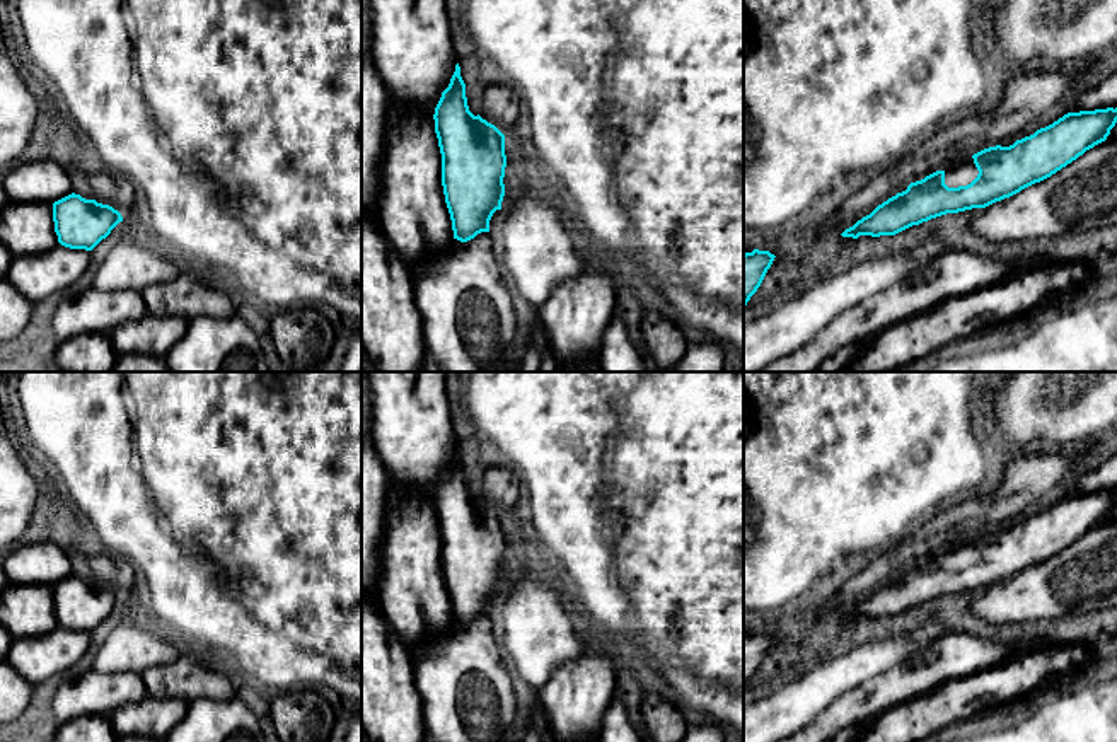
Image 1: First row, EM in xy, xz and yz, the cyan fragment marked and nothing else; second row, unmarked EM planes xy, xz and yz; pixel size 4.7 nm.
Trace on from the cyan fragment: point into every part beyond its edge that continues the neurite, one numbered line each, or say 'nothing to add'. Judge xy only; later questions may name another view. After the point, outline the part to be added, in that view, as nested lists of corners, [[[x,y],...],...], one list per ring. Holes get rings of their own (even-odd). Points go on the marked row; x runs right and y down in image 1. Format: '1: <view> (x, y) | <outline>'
nothing to add

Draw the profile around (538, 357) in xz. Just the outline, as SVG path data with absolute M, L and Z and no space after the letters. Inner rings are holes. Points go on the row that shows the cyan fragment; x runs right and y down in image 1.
M541 321L532 329L529 345L518 351L513 372L559 372Z

